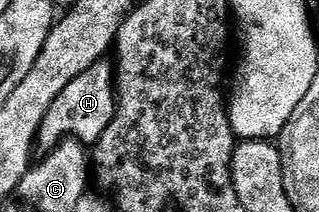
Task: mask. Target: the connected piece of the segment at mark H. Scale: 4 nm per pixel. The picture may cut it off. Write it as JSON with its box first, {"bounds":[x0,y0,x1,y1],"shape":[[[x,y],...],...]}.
{"bounds":[36,60,116,151],"shape":[[[103,60],[80,72],[80,76],[76,76],[76,80],[72,80],[72,84],[68,84],[64,92],[56,96],[56,100],[52,100],[38,129],[36,146],[39,151],[52,151],[67,140],[80,142],[90,148],[101,140],[108,124],[112,124],[116,105],[116,80],[111,63],[110,66],[108,63],[109,61]]]}

